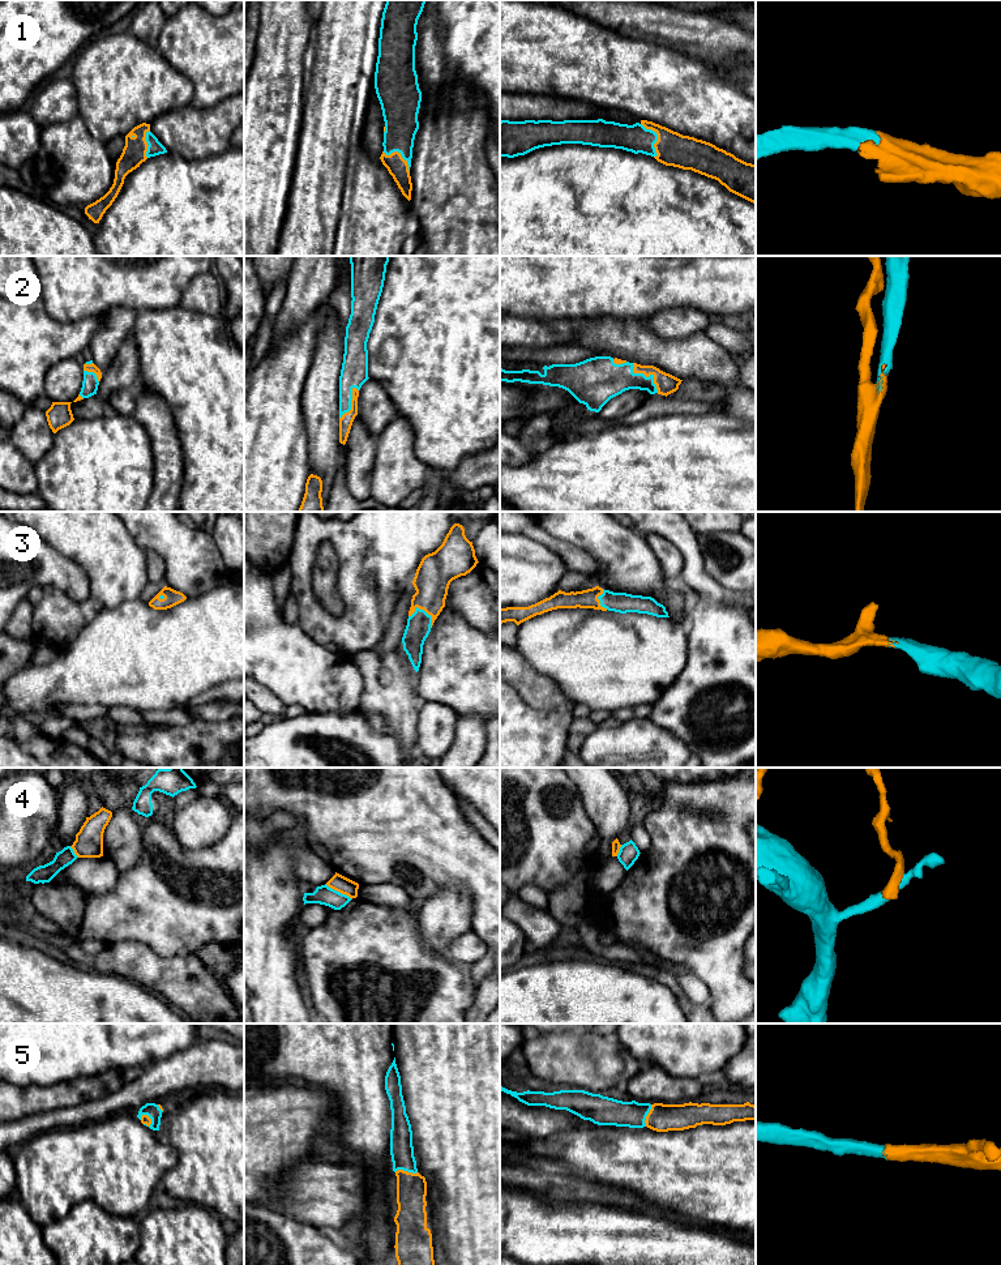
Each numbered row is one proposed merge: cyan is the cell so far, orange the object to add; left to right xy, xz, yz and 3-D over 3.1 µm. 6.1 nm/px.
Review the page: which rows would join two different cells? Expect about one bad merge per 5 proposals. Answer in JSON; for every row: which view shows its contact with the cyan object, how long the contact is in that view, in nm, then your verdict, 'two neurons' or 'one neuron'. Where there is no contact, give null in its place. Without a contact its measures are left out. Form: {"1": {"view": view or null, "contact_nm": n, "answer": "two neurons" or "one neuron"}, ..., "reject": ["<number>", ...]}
{"1": {"view": "yz", "contact_nm": 240, "answer": "one neuron"}, "2": {"view": "yz", "contact_nm": 240, "answer": "one neuron"}, "3": {"view": "xz", "contact_nm": 160, "answer": "one neuron"}, "4": {"view": "xz", "contact_nm": 190, "answer": "two neurons"}, "5": {"view": "xz", "contact_nm": 140, "answer": "one neuron"}, "reject": ["4"]}

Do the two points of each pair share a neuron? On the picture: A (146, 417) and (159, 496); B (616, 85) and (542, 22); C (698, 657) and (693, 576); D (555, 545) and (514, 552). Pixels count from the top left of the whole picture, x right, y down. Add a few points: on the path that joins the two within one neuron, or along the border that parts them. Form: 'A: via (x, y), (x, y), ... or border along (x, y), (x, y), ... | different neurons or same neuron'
A: via (163, 436), (165, 477) | same neuron
B: via (598, 68), (591, 63), (580, 60), (560, 41) | same neuron
C: via (705, 637), (705, 595) | same neuron
D: border along (517, 534), (539, 541), (568, 567) | different neurons

